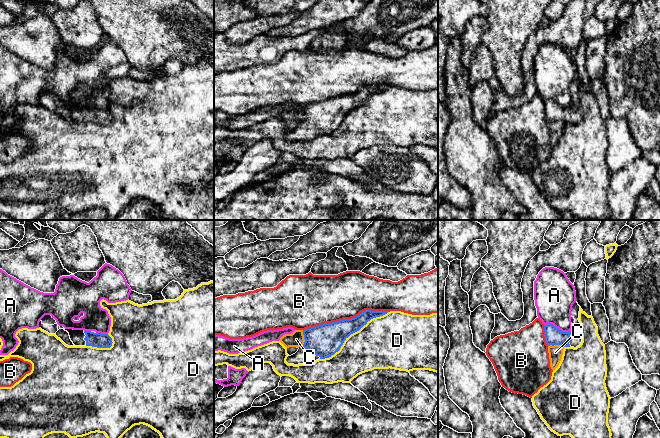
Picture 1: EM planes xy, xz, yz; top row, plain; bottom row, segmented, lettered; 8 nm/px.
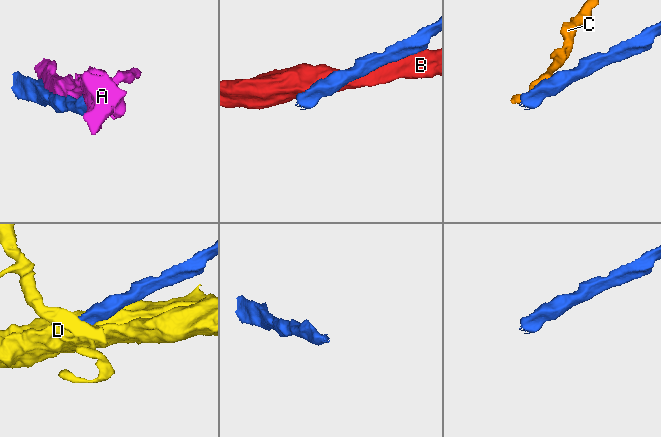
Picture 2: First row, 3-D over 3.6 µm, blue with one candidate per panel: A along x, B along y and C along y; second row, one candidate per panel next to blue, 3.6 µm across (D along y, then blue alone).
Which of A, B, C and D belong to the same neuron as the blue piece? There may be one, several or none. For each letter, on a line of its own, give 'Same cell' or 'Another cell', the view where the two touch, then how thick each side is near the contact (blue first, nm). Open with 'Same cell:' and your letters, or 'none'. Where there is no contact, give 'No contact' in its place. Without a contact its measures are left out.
Same cell: none
A: Another cell. Touches blue in yz. Thickness 140 nm (blue) against 320 nm
B: Another cell. Touches blue in xz. Thickness 260 nm (blue) against 380 nm
C: Another cell. Touches blue in xz. Thickness 260 nm (blue) against 130 nm
D: Another cell. Touches blue in xz. Thickness 260 nm (blue) against 400 nm

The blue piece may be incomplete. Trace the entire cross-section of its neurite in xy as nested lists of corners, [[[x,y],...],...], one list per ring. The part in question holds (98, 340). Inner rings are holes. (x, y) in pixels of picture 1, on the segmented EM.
[[[60,326],[60,329],[64,329],[65,331],[67,331],[69,333],[70,339],[75,346],[92,346],[92,347],[97,347],[97,348],[110,348],[112,346],[112,343],[113,343],[112,338],[108,334],[94,333],[91,331],[84,331],[84,330],[65,329],[63,326]]]

